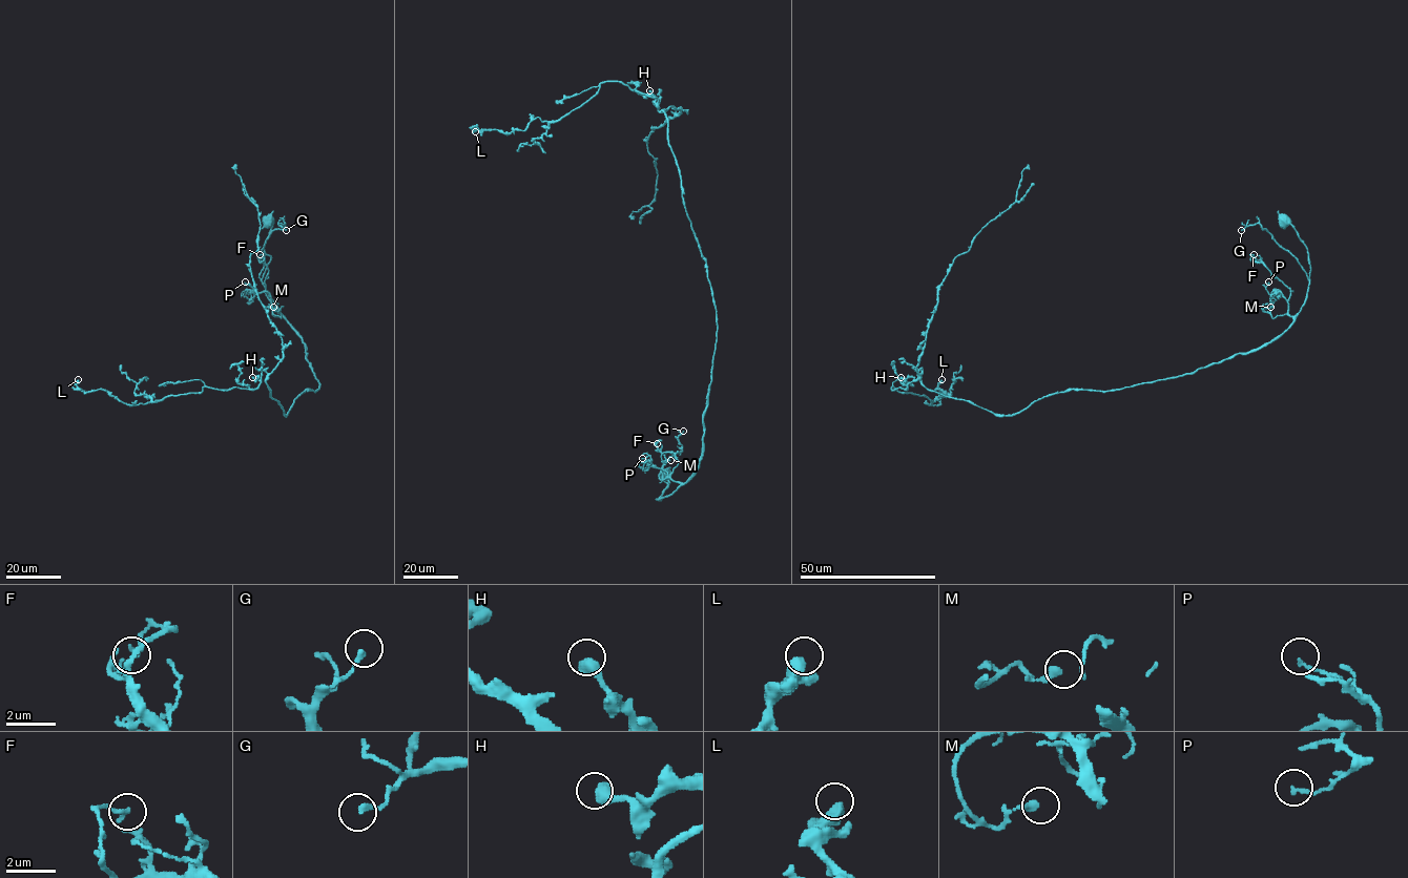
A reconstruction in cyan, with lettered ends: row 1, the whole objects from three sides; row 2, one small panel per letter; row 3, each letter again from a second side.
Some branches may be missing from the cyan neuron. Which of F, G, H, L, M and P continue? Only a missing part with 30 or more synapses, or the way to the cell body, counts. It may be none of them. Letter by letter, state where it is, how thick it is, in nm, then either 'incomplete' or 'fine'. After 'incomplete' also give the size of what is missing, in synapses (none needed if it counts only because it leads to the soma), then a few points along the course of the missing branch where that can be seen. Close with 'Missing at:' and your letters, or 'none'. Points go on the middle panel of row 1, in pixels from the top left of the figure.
F: place (657, 443); calibre 120 nm; fine
G: place (683, 431); calibre 200 nm; fine
H: place (649, 90); calibre 550 nm; fine
L: place (475, 131); calibre 340 nm; fine
M: place (670, 460); calibre 300 nm; fine
P: place (642, 458); calibre 140 nm; fine
Missing at: none

